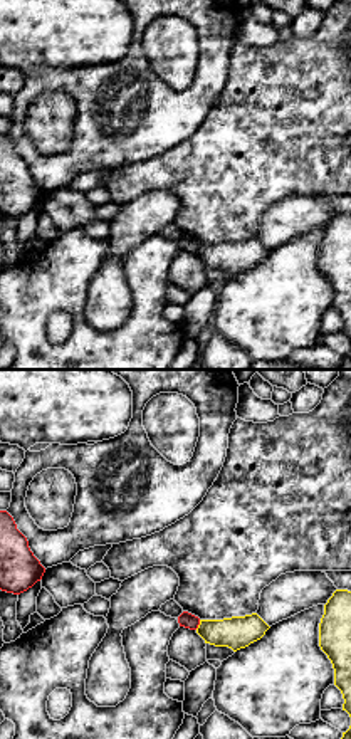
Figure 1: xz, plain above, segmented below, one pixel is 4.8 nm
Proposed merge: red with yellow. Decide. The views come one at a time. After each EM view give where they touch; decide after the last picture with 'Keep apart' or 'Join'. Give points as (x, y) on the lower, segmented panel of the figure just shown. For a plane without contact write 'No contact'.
Touches red at (199, 623)

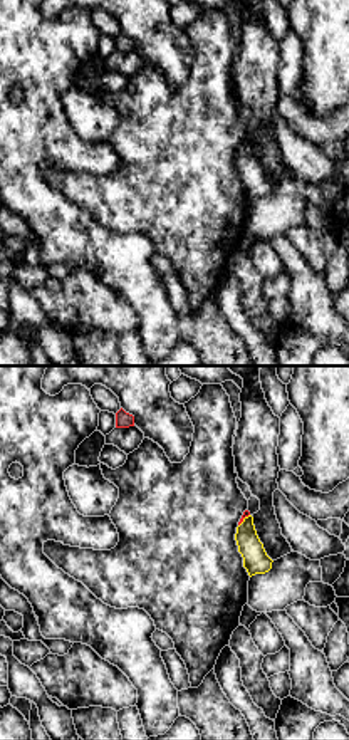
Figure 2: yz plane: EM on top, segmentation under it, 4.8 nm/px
Touches red at (242, 521)

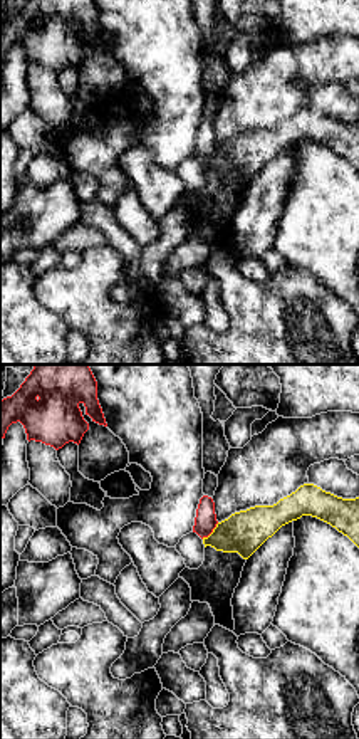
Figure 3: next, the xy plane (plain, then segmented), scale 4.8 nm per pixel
Touches red at (210, 533)

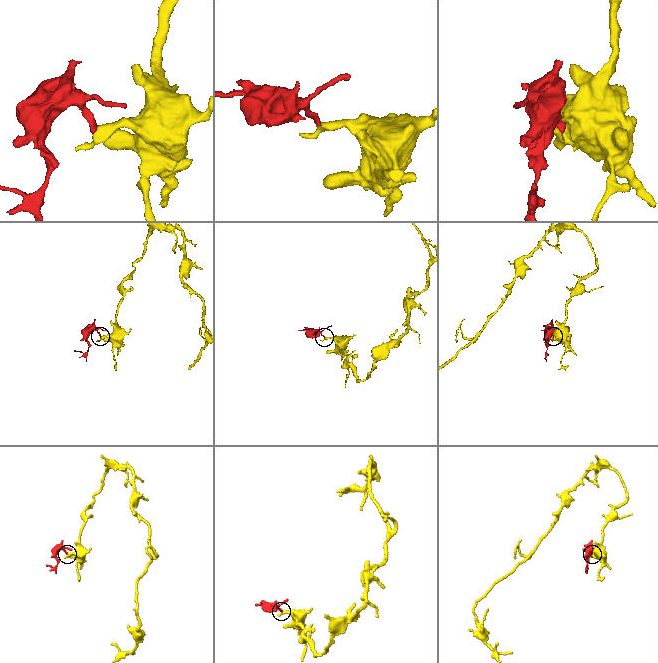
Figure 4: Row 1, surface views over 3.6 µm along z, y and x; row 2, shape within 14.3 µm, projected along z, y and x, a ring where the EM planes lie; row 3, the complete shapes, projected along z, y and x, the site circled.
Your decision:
Keep apart

